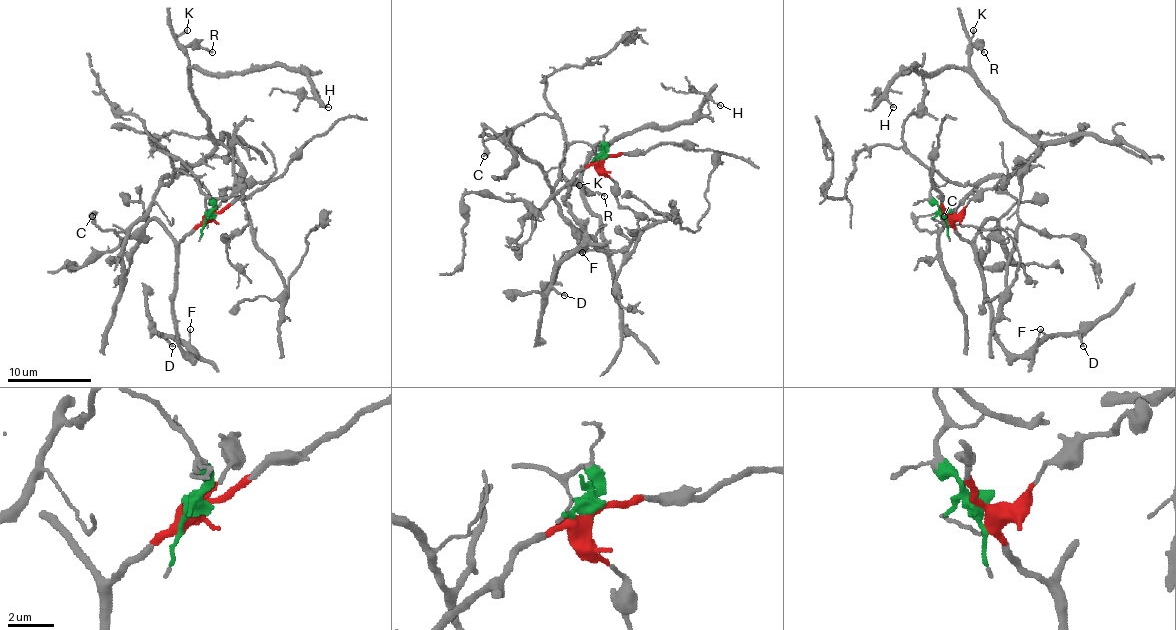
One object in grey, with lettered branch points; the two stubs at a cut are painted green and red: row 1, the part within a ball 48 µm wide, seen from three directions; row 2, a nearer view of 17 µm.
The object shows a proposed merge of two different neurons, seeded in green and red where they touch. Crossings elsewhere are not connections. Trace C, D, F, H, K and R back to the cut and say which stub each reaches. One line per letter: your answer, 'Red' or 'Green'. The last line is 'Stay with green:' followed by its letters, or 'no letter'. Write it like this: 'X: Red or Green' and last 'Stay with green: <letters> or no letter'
C: Green
D: Red
F: Red
H: Green
K: Green
R: Green
Stay with green: C, H, K, R

